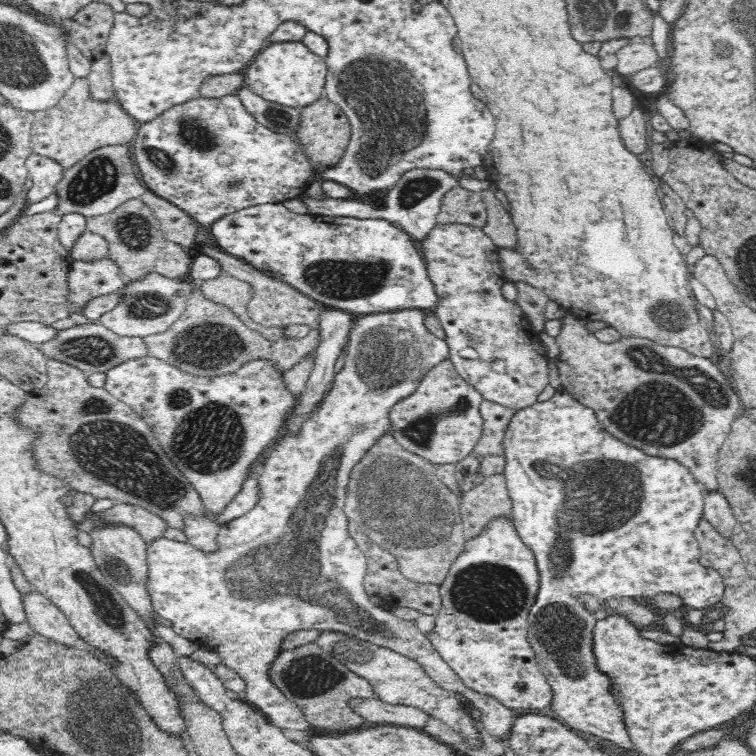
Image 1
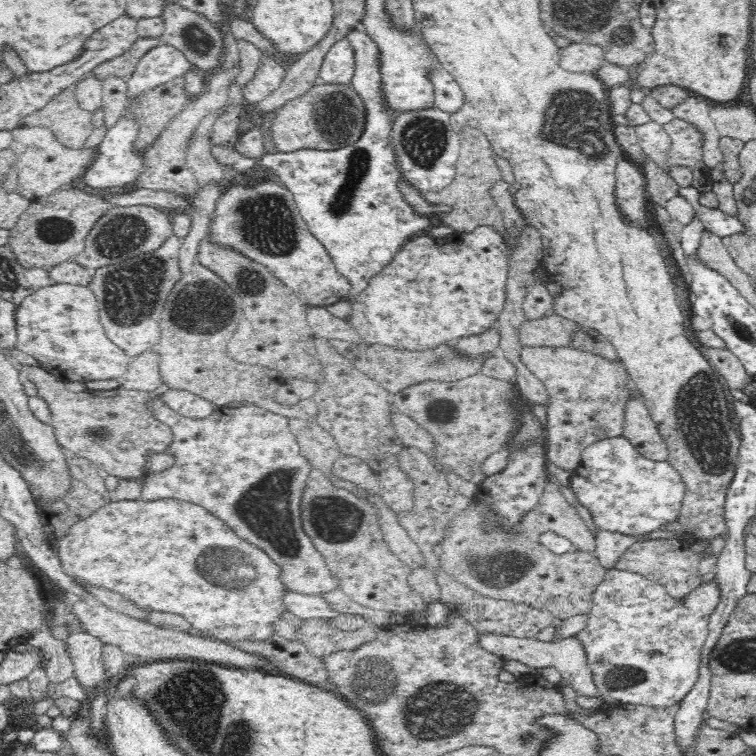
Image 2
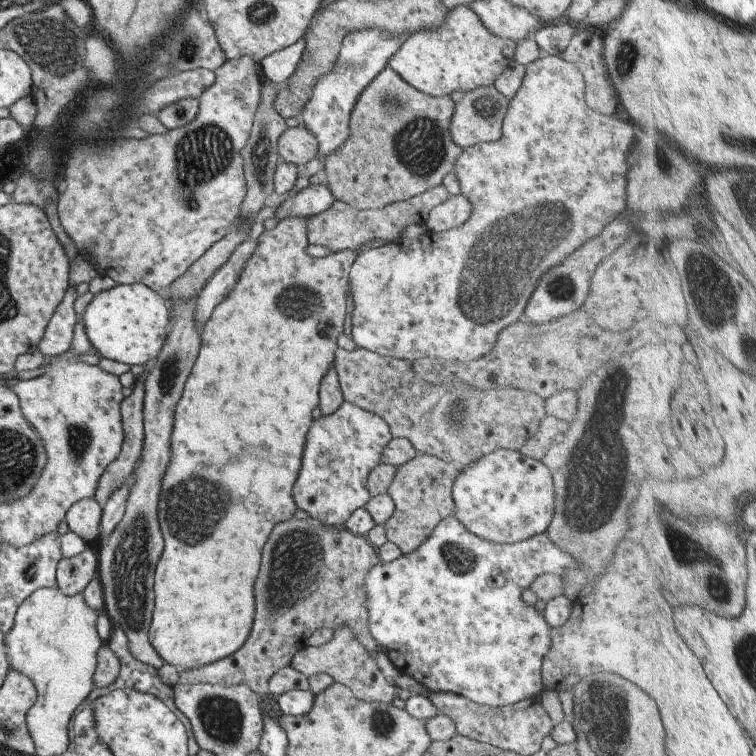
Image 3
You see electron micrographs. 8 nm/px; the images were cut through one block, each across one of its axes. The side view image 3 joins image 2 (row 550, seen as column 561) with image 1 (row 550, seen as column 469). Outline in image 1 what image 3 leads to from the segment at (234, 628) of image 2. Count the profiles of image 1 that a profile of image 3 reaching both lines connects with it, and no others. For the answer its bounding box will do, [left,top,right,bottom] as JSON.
[147,308,514,740]

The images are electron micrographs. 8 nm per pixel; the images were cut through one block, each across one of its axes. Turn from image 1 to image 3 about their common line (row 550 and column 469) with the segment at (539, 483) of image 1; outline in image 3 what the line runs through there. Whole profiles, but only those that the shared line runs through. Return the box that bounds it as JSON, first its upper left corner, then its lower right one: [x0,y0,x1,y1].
[364,514,579,707]

